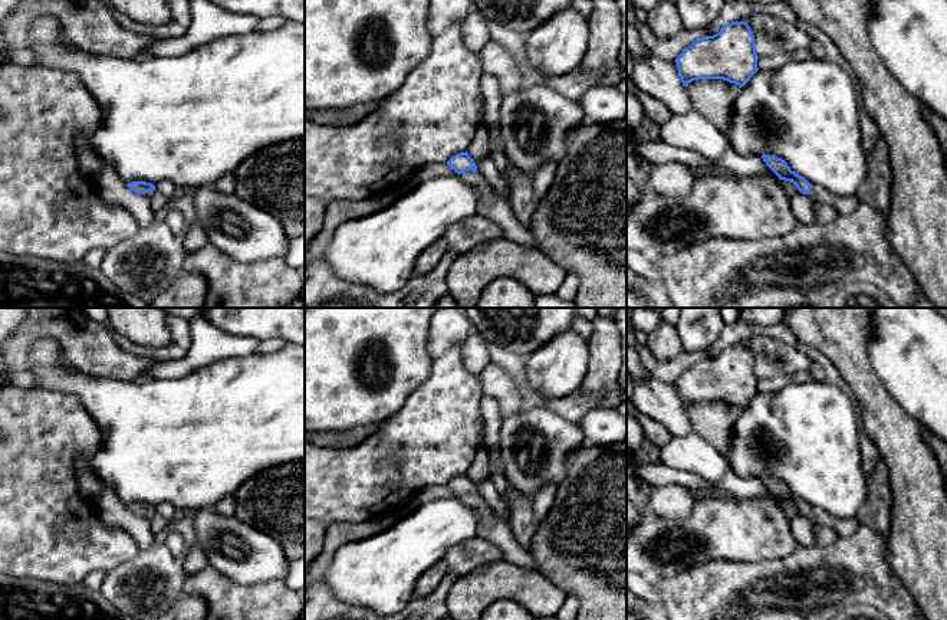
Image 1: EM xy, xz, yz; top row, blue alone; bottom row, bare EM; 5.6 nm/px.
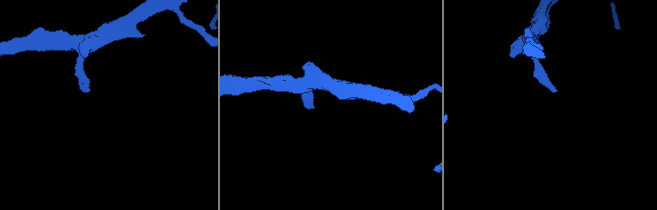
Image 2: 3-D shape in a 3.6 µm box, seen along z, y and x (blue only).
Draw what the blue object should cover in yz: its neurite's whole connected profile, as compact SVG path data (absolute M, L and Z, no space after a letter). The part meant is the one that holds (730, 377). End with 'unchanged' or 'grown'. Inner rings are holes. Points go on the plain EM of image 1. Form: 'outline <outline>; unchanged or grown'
outline M731 344L719 355L694 364L675 386L685 410L698 401L723 401L742 410L759 393L757 381L754 357L747 344Z; unchanged

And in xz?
outline M460 475L453 478L447 486L463 499L464 503L473 506L483 506L484 501L479 496L477 488L474 482L468 478L468 475Z; grown

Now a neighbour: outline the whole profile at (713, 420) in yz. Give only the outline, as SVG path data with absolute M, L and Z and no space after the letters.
M698 401L687 409L693 432L729 459L730 432L740 409L723 401Z

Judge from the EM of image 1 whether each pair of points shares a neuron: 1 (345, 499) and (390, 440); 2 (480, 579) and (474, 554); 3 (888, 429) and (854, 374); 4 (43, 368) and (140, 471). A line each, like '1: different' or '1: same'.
1: same
2: different
3: same
4: same

